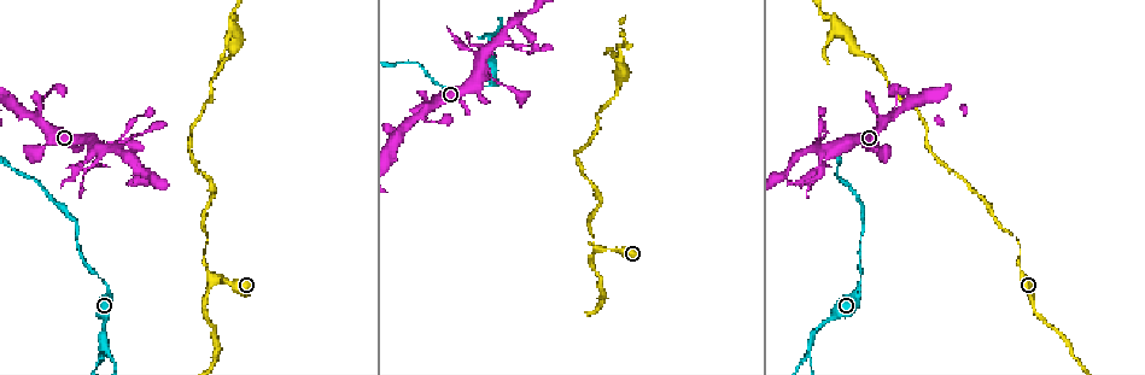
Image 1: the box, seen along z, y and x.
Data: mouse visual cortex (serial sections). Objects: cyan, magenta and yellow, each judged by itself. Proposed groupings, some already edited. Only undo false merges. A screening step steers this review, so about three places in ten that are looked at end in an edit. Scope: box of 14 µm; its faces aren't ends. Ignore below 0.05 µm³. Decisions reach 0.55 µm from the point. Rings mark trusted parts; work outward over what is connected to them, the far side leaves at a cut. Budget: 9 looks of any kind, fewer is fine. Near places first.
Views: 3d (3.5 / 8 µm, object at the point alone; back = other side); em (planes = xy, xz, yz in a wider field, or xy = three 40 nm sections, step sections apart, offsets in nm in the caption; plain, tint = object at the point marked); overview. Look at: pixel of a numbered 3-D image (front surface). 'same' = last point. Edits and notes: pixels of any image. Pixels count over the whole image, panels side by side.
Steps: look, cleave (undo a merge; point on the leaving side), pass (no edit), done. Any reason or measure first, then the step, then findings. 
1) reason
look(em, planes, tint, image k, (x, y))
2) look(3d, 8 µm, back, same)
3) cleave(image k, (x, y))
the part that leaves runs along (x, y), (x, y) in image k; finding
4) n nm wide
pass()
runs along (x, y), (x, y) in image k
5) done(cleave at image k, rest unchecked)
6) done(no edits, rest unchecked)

look(em, xy, step 5, tint, image 1, (599, 249))

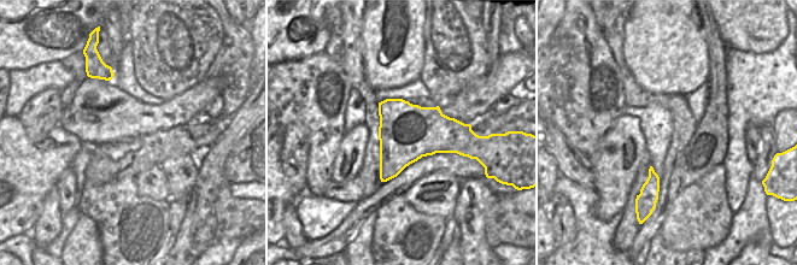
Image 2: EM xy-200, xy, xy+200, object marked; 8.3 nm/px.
wider look
look(3d, 3.5 µm, same)

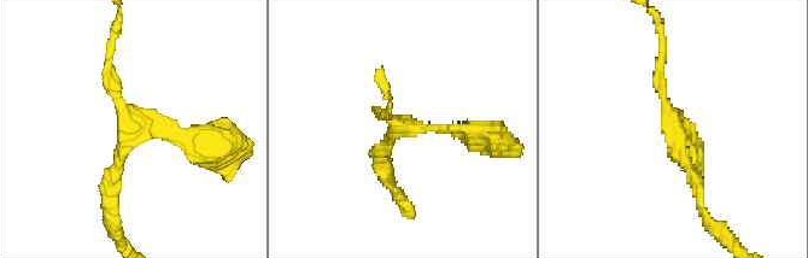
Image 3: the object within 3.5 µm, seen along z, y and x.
480 nm wide
pass()
runs along (476, 132), (410, 129), (381, 117) in image 3; all the same cell

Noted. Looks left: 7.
a narrow waist
look(3d, 8 µm, image 1, (578, 150))

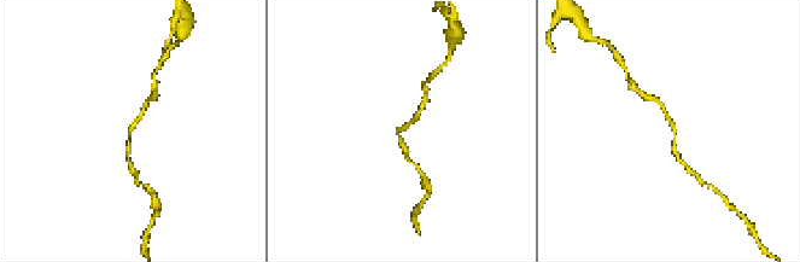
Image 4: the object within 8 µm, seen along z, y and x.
need the tissue
look(em, xy, step 2, tint, image 4, (399, 131))

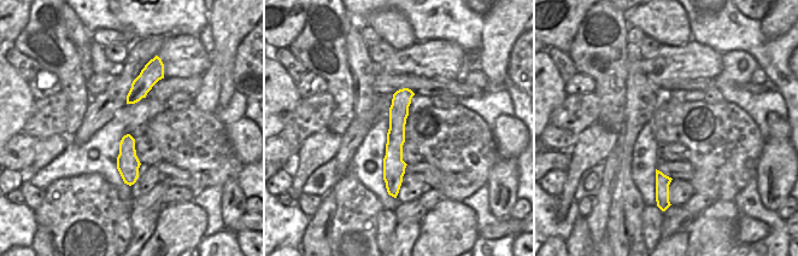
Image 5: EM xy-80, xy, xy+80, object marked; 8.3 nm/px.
arms of 150, 150 nm
pass()
runs along (685, 166), (673, 150), (675, 130), (663, 108) in image 4; one cell here

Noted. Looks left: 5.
arms part here
look(3d, 3.5 µm, image 1, (236, 28))

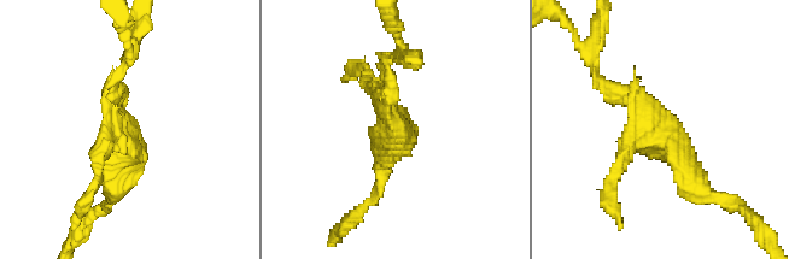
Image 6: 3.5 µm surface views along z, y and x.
shape alone is not enough
look(em, xy, step 5, tint, image 6, (657, 131))

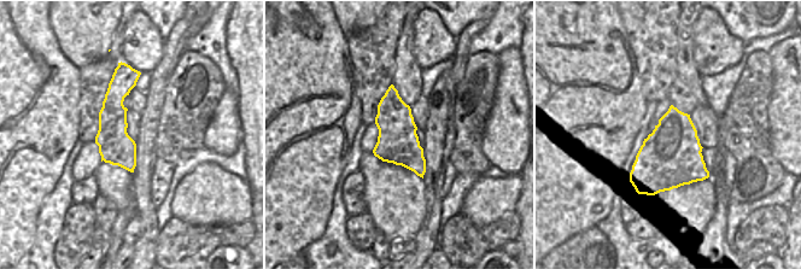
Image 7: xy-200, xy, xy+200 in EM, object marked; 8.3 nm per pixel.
cut it another way
look(em, xy, step 2, tint, same)

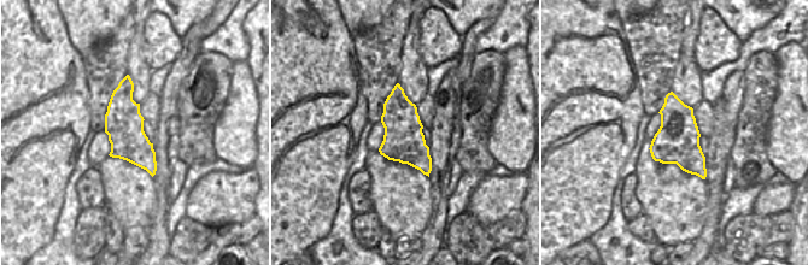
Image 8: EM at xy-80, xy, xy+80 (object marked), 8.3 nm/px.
cleave(image 6, (611, 178))
the part that leaves runs along (635, 139), (611, 183), (619, 228) in image 6; two cells meet here

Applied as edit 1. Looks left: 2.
thick turns thin
look(3d, 3.5 µm, back, image 1, (114, 146))

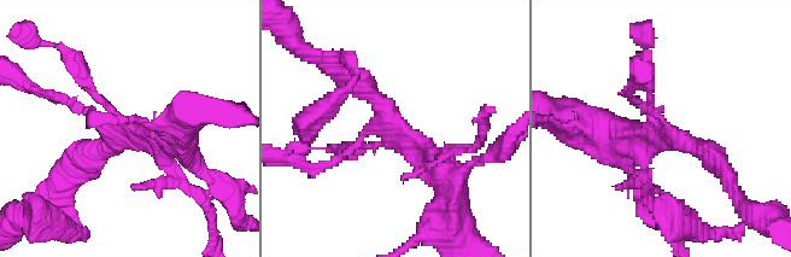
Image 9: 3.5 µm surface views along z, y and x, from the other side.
look(em, xy, step 5, tint, image 9, (391, 126))

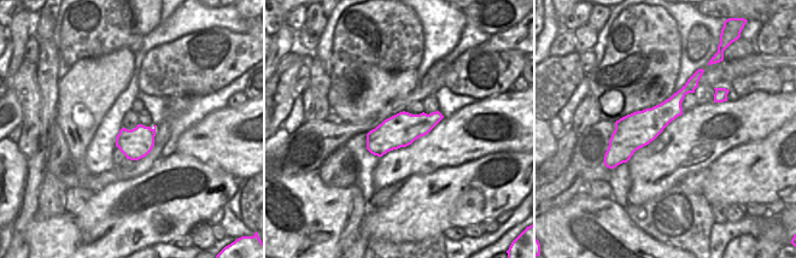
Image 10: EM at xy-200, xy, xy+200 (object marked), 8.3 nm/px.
pass()
runs along (444, 186), (385, 105), (344, 71) in image 9; all the same cell

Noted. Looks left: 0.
done(cleave at image 6, rest unchecked)

